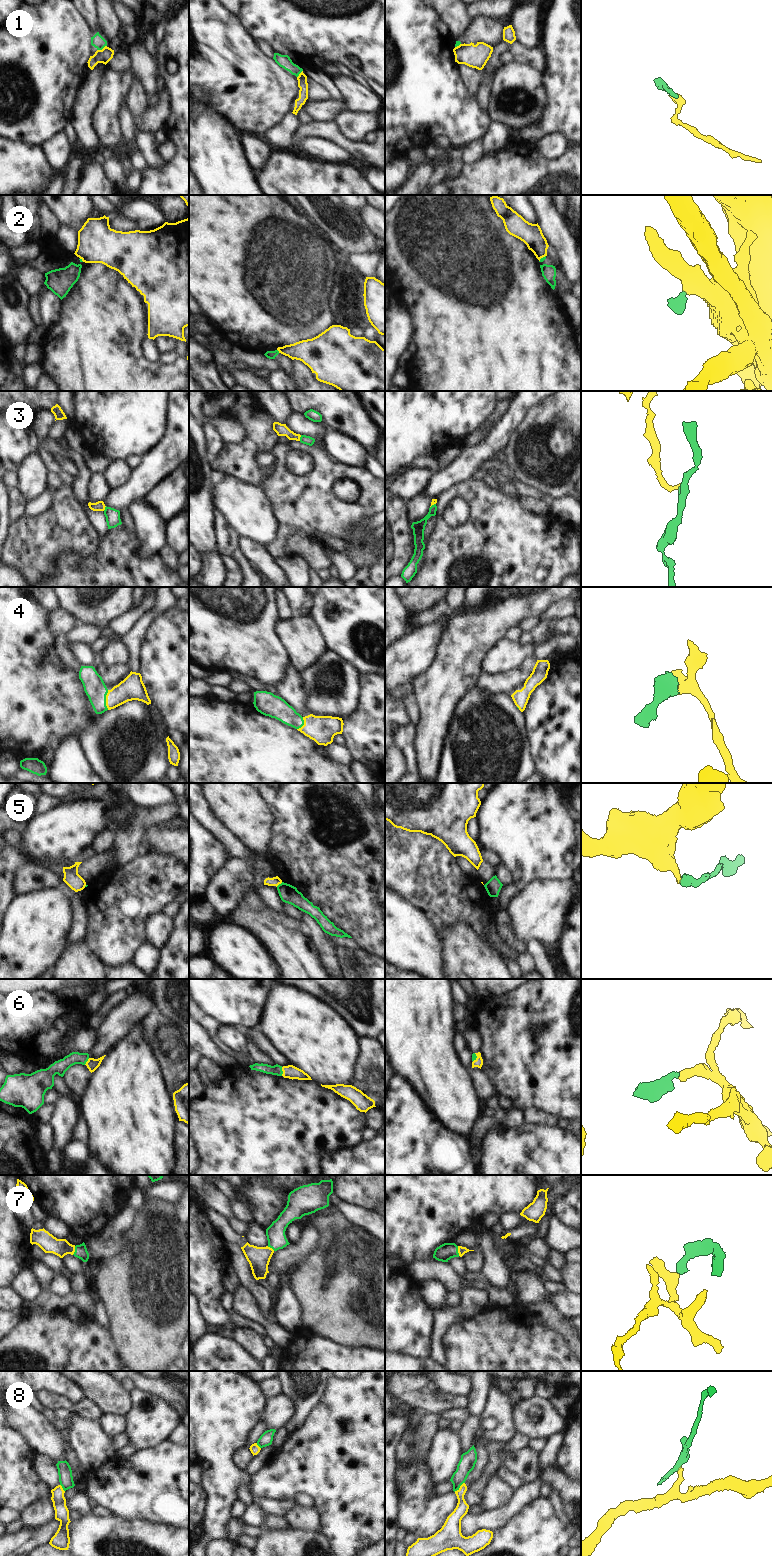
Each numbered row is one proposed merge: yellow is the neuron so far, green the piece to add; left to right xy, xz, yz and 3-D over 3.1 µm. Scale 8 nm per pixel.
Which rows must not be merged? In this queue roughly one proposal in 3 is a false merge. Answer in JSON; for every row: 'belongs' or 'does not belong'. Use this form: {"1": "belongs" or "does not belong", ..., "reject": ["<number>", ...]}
{"1": "does not belong", "2": "does not belong", "3": "belongs", "4": "belongs", "5": "does not belong", "6": "belongs", "7": "belongs", "8": "does not belong", "reject": ["1", "2", "5", "8"]}

